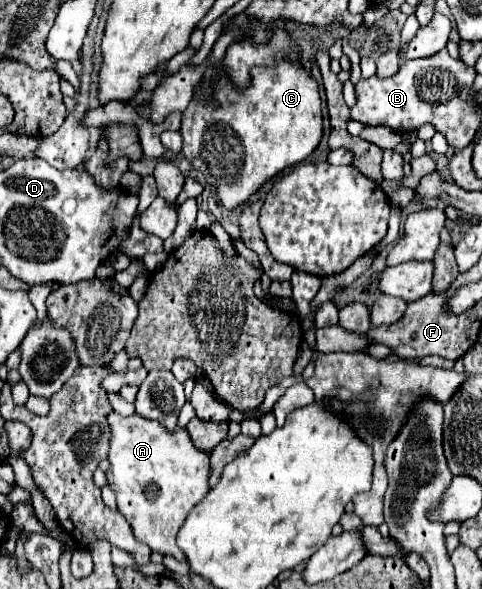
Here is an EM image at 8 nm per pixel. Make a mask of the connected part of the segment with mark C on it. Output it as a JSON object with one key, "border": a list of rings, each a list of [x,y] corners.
{"border":[[[278,63],[278,67],[254,67],[254,71],[250,71],[250,87],[246,87],[246,91],[234,91],[234,87],[230,87],[230,79],[226,79],[226,75],[222,75],[222,83],[218,83],[218,91],[214,91],[214,103],[200,105],[200,103],[190,101],[188,109],[182,115],[182,129],[180,131],[184,137],[184,145],[182,145],[184,157],[206,177],[206,181],[210,185],[218,187],[216,197],[218,197],[220,205],[226,209],[234,209],[234,207],[242,205],[252,193],[256,193],[270,177],[280,173],[284,167],[304,161],[318,147],[320,137],[322,137],[322,101],[320,101],[320,93],[318,93],[318,83],[306,73],[304,67],[294,67],[292,63]]]}

